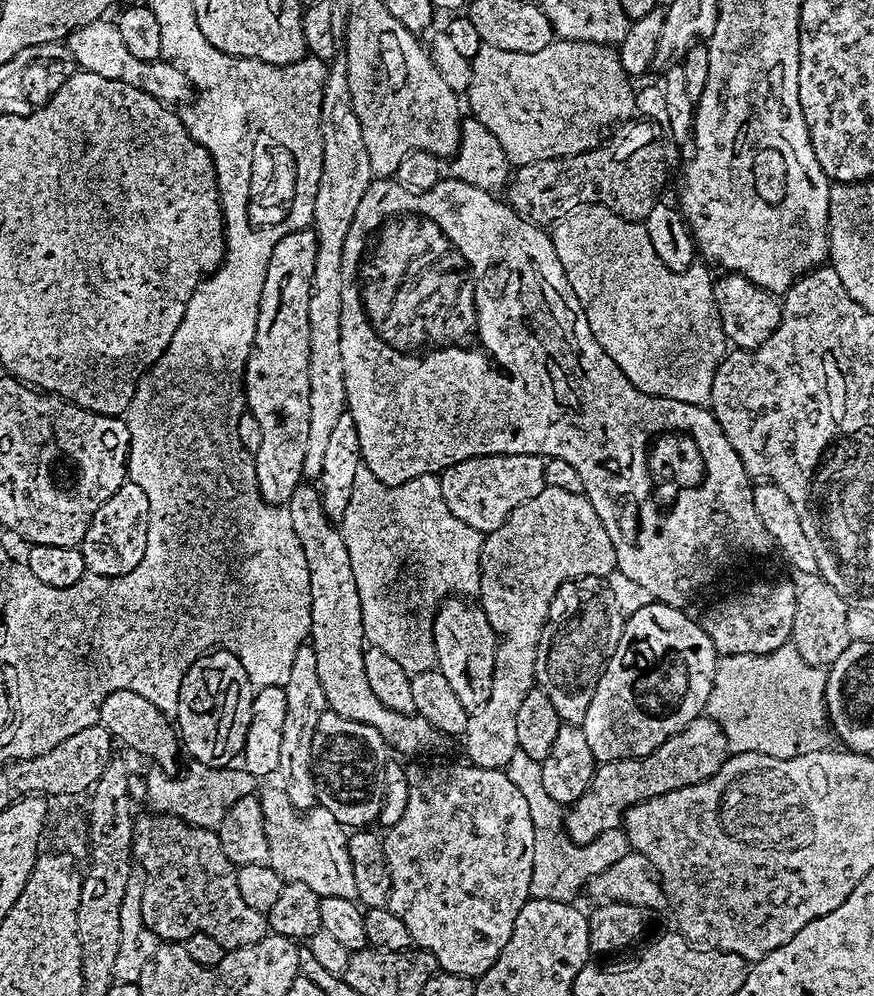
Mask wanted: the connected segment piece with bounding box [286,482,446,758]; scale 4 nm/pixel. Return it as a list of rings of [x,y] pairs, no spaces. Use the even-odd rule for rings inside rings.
[[[301,482],[290,494],[287,502],[290,523],[302,542],[302,554],[306,554],[310,574],[310,630],[308,635],[314,654],[318,657],[318,678],[326,693],[329,709],[342,718],[354,718],[354,722],[366,722],[382,734],[389,749],[401,752],[408,758],[420,758],[423,752],[432,752],[446,743],[446,737],[435,729],[426,718],[407,712],[395,712],[378,702],[370,682],[366,679],[364,650],[364,602],[358,583],[358,568],[352,565],[352,552],[328,517],[322,504],[319,487],[312,482]]]

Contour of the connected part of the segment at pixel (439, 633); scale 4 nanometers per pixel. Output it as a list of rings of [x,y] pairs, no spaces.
[[[448,598],[436,609],[432,627],[436,647],[436,668],[446,676],[451,689],[469,710],[482,706],[490,694],[494,674],[496,635],[479,603],[464,598]]]

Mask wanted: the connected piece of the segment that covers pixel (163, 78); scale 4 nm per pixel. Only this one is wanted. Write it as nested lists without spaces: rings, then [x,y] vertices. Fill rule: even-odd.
[[[101,18],[94,22],[86,22],[86,26],[76,28],[66,37],[67,47],[73,50],[74,58],[83,71],[113,76],[115,80],[138,84],[151,96],[163,100],[169,106],[175,105],[175,100],[184,100],[187,96],[189,99],[190,81],[187,72],[179,63],[168,58],[147,60],[134,54],[134,50],[130,50],[126,38],[123,37],[119,23],[115,19],[108,19]]]

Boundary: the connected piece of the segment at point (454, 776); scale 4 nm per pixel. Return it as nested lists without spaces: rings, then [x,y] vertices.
[[[412,762],[404,768],[406,774],[406,782],[408,783],[408,797],[406,798],[406,810],[402,813],[402,818],[398,818],[398,822],[394,822],[392,828],[387,829],[383,833],[382,839],[384,849],[386,850],[386,862],[390,866],[390,898],[388,899],[387,908],[394,914],[398,914],[398,919],[405,924],[406,930],[410,930],[410,938],[413,945],[420,948],[424,952],[434,954],[439,971],[449,972],[450,974],[462,974],[463,976],[471,976],[478,978],[482,974],[486,974],[486,970],[490,970],[490,966],[494,966],[494,962],[498,958],[498,954],[502,954],[502,946],[506,946],[506,942],[510,942],[510,934],[514,934],[514,918],[518,918],[518,910],[522,910],[522,906],[530,898],[530,874],[534,870],[534,824],[530,818],[530,806],[526,806],[526,798],[522,798],[522,790],[518,790],[518,786],[514,786],[514,782],[510,782],[507,771],[499,768],[480,768],[474,763],[463,762],[464,764],[420,764],[424,762]]]

